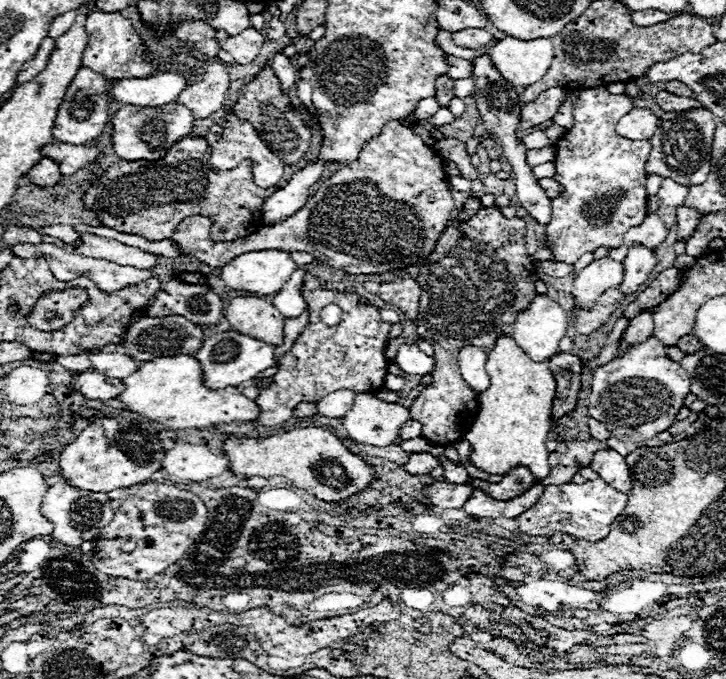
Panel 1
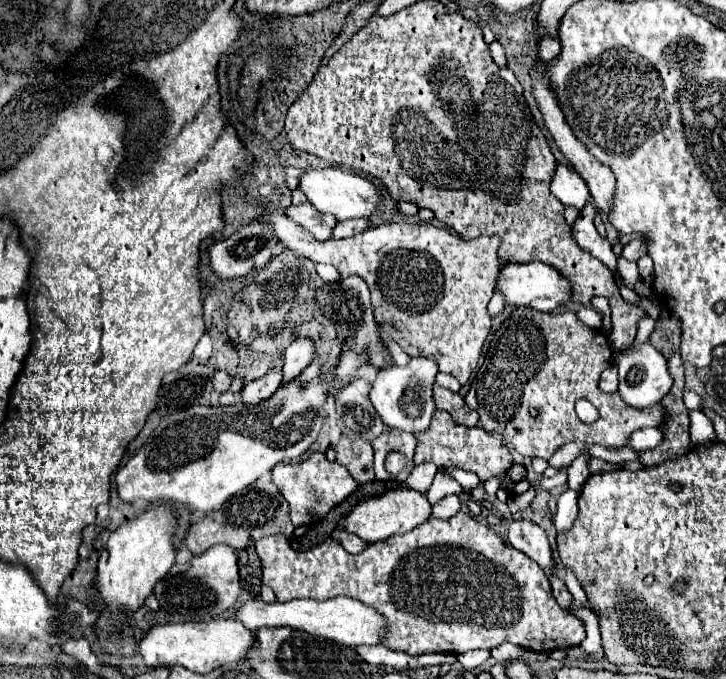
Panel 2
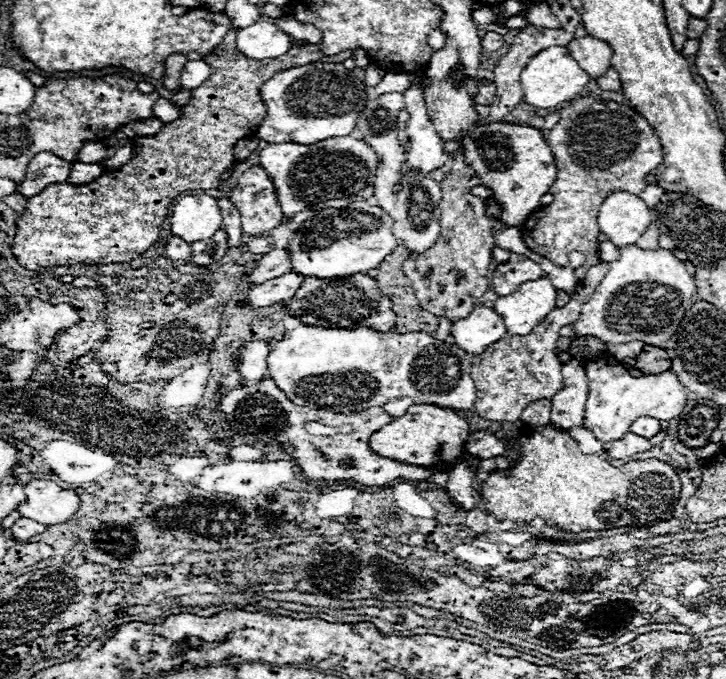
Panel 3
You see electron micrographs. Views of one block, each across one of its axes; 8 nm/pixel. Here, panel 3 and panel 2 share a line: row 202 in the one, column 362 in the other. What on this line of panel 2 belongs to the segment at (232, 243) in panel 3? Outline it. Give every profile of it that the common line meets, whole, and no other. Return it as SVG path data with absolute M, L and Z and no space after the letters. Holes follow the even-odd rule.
M358 218L358 220L344 220L344 222L338 222L332 236L334 238L348 238L348 236L354 236L358 232L364 232L370 228L370 222L364 220L364 218Z

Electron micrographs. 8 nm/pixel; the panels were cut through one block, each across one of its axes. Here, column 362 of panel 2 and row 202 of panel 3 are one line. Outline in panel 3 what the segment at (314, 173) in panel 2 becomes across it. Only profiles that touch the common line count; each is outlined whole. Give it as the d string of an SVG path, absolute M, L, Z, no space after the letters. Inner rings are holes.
M184 196L172 208L172 234L192 244L208 240L222 228L222 216L218 200L212 196Z

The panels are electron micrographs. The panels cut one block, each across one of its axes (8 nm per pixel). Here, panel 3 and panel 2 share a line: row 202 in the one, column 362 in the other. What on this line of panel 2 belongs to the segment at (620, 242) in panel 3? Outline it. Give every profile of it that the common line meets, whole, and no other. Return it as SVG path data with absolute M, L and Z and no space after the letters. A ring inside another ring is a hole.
M334 596L328 600L290 600L290 602L264 602L264 600L250 600L242 604L236 618L250 630L258 628L274 628L274 626L290 626L296 630L306 630L308 634L316 634L334 642L340 642L344 646L362 646L362 644L380 644L386 638L388 622L384 614L374 612L372 606L352 600L348 596Z

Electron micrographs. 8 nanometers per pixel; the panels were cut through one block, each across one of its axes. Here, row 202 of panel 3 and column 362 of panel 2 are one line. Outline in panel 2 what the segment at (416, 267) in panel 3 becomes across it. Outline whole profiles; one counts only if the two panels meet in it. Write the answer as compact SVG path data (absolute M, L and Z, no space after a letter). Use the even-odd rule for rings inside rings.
M340 436L336 450L336 462L348 468L348 472L360 482L372 482L374 480L374 462L372 462L372 446L366 440L350 440L346 436Z

